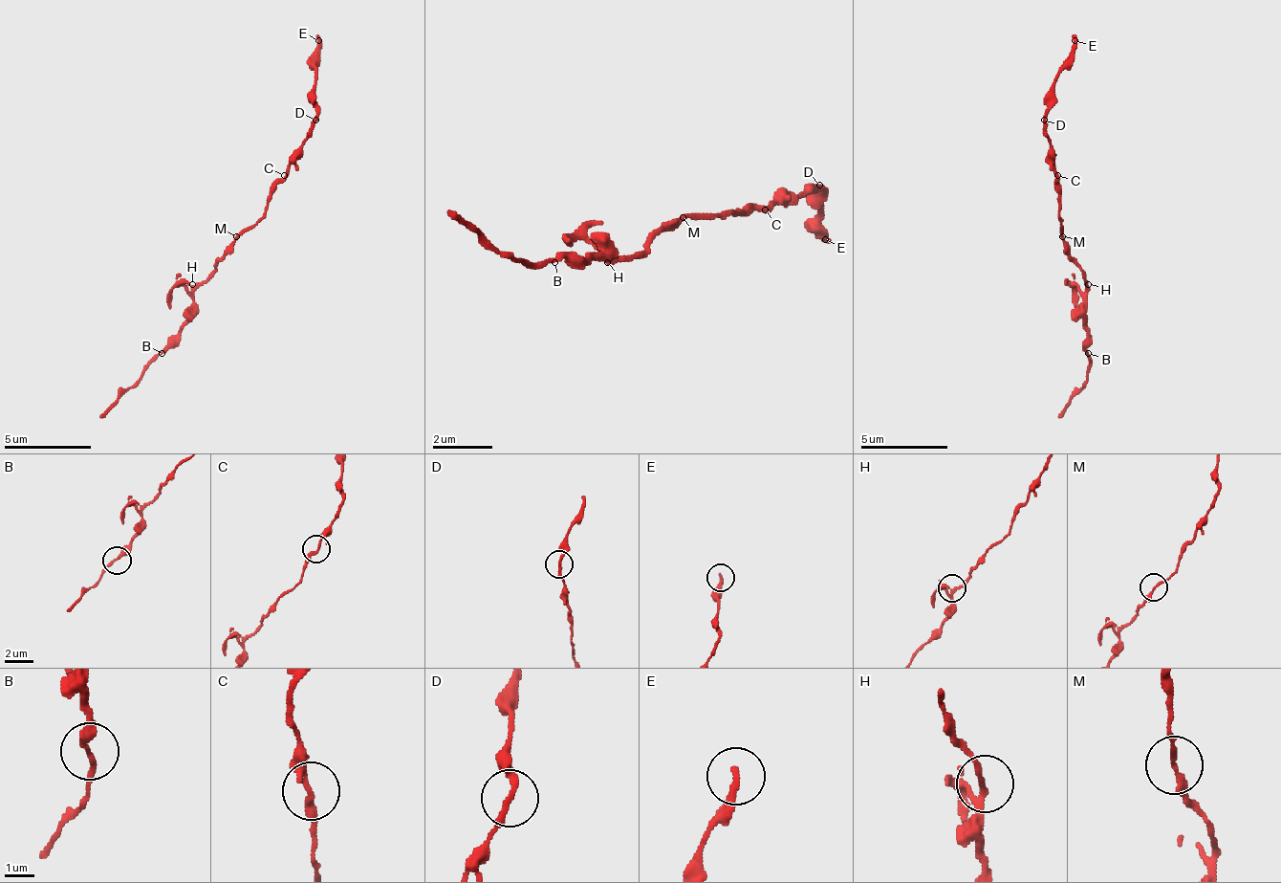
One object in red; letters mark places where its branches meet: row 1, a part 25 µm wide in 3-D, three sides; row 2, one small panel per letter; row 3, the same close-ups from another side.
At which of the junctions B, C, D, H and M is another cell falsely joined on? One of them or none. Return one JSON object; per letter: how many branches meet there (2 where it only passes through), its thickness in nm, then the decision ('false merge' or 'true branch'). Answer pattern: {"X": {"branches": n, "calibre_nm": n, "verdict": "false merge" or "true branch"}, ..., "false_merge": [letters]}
{"B": {"branches": 2, "calibre_nm": 240, "verdict": "true branch"}, "C": {"branches": 3, "calibre_nm": 180, "verdict": "true branch"}, "D": {"branches": 2, "calibre_nm": 200, "verdict": "true branch"}, "H": {"branches": 3, "calibre_nm": 160, "verdict": "true branch"}, "M": {"branches": 2, "calibre_nm": 200, "verdict": "true branch"}, "false_merge": []}

